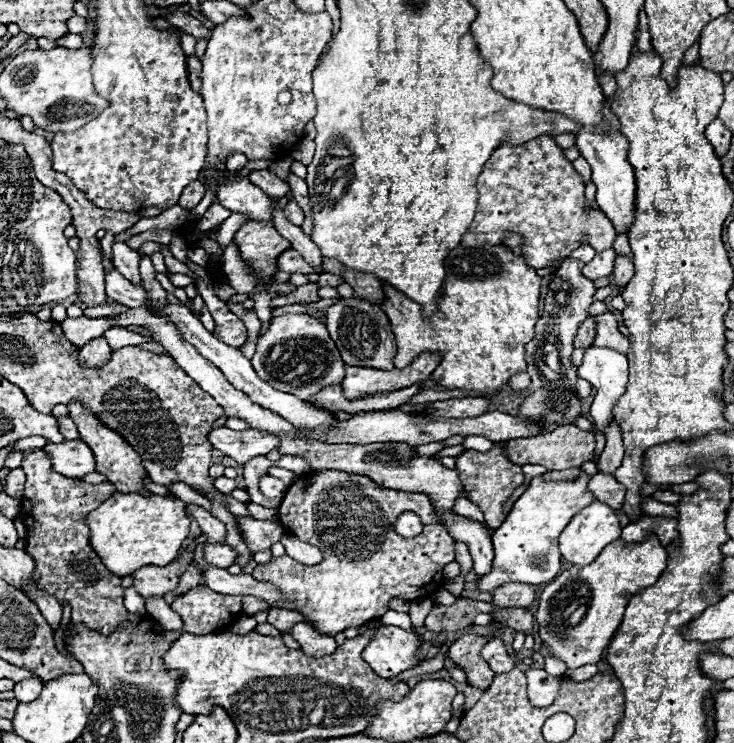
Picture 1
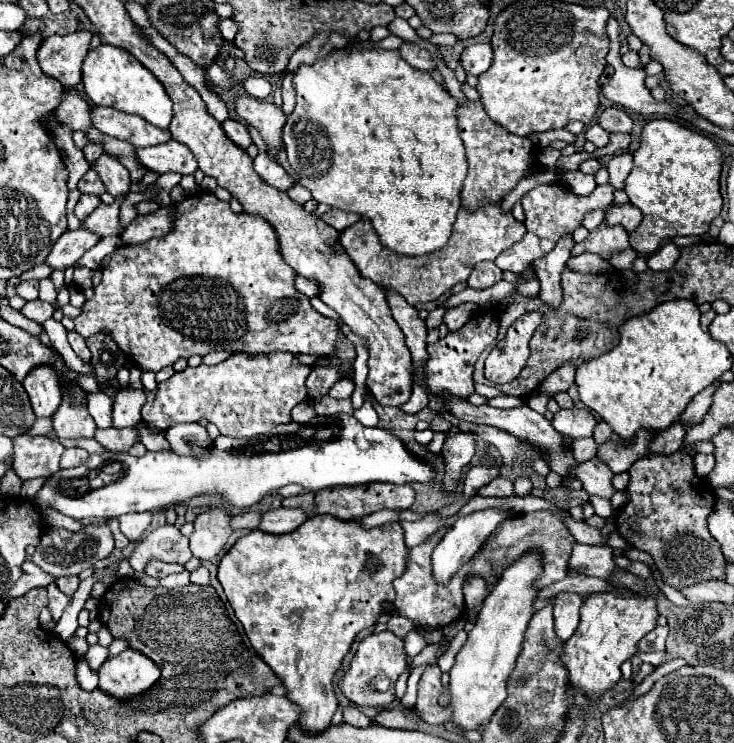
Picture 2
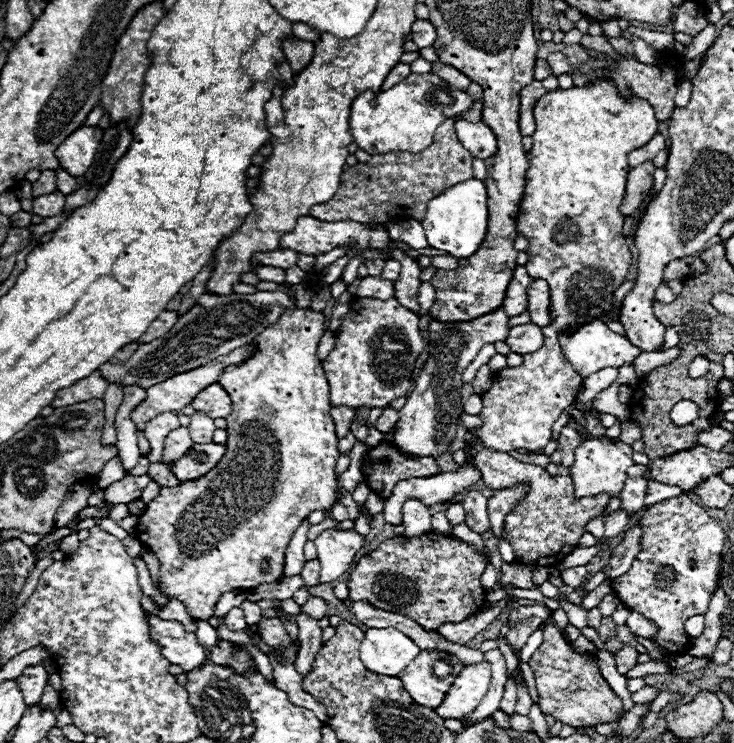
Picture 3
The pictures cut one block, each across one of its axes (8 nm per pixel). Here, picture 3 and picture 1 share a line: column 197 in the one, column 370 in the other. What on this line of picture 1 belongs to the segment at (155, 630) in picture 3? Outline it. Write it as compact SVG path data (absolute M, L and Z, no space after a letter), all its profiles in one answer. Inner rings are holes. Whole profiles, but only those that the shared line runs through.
M382 626L374 632L370 644L364 648L364 662L382 678L392 678L418 662L414 660L416 648L422 638L414 630L402 630L398 626Z

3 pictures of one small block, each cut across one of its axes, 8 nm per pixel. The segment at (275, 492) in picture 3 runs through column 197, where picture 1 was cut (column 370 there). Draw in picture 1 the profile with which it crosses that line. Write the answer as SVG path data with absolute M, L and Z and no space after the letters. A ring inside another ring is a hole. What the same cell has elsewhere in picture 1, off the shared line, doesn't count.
M318 470L316 480L312 480L310 474L302 476L298 482L294 482L288 488L278 508L278 516L288 534L320 548L324 560L314 566L304 566L292 560L290 556L280 556L280 558L272 558L272 562L268 564L258 564L252 576L260 582L276 584L276 588L280 588L280 594L290 604L290 610L300 612L304 616L304 622L314 626L314 630L322 636L336 636L338 632L344 632L350 626L362 626L372 618L380 618L388 610L388 602L392 598L414 600L420 596L434 594L434 592L418 592L418 590L430 588L434 584L434 578L438 588L442 584L442 574L440 574L442 568L448 562L456 560L454 556L456 542L448 534L448 530L442 524L438 524L434 508L426 494L422 494L422 502L420 502L420 494L414 494L412 498L410 492L396 492L396 490L382 488L380 484L376 484L366 476L352 476L338 470ZM406 510L416 512L426 522L424 524L426 534L420 534L416 538L404 538L394 532L392 526L396 522L396 516Z

